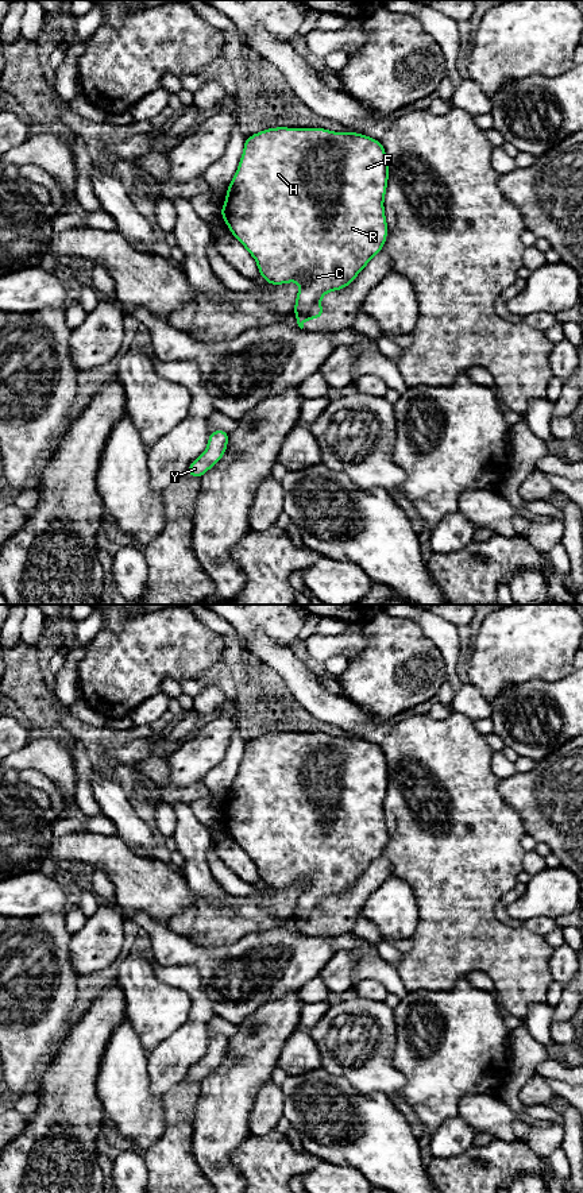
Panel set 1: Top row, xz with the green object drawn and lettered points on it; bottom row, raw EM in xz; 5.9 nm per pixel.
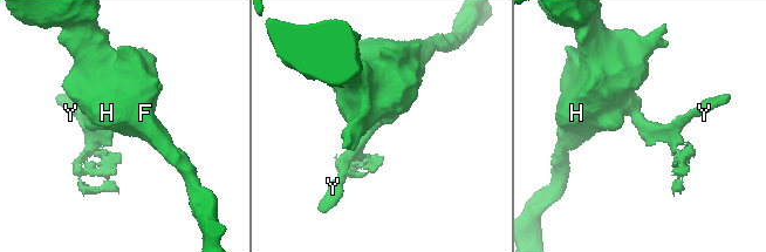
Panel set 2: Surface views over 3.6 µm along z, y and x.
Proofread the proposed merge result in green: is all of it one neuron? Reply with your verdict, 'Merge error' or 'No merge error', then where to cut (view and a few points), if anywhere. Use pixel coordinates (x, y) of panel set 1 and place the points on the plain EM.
Merge error. Split along xz (319, 907), (308, 915), (296, 919)

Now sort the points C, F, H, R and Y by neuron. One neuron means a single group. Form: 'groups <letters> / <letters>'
groups C F H R / Y

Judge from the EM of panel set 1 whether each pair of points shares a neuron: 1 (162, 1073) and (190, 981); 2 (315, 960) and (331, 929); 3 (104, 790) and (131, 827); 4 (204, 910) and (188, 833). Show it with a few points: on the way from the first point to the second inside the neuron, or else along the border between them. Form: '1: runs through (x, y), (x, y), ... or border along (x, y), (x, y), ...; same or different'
1: runs through (181, 1050), (195, 1035), (197, 1004); same
2: border along (301, 933), (311, 935), (329, 934), (332, 937); different
3: runs through (112, 799), (124, 818); same
4: border along (232, 896), (220, 907), (199, 898); different

